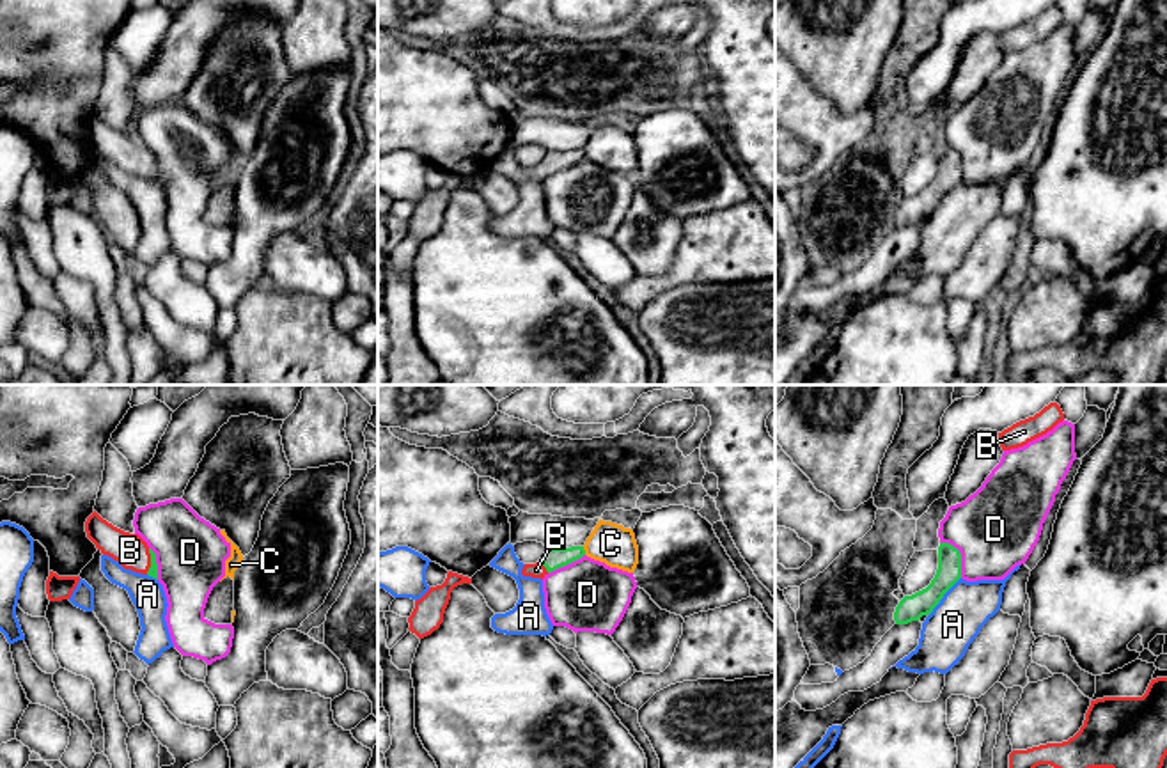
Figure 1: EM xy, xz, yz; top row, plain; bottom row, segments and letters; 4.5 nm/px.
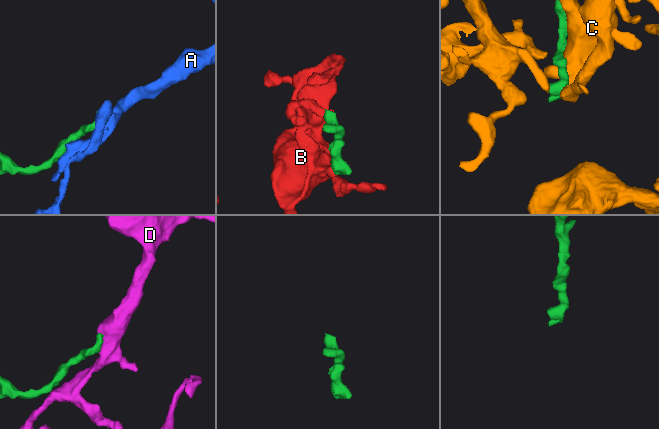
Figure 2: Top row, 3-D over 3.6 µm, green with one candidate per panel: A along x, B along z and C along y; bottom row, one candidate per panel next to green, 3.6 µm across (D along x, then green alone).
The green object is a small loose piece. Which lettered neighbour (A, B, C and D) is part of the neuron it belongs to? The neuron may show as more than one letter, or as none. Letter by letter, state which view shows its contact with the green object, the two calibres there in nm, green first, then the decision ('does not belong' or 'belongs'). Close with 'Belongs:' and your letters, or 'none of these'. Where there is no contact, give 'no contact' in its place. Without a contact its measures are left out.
A: yz | 110/240 nm | does not belong
B: xy | 50/160 nm | belongs
C: xz | 100/190 nm | does not belong
D: yz | 110/380 nm | does not belong
Belongs: B

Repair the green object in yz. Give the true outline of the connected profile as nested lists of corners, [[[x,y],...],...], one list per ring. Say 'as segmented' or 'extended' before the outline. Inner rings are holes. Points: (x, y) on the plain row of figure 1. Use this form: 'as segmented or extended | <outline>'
as segmented | [[[949,145],[938,149],[938,172],[931,186],[912,197],[905,199],[894,215],[896,227],[908,227],[919,223],[922,218],[933,215],[944,197],[961,181],[961,156]]]

